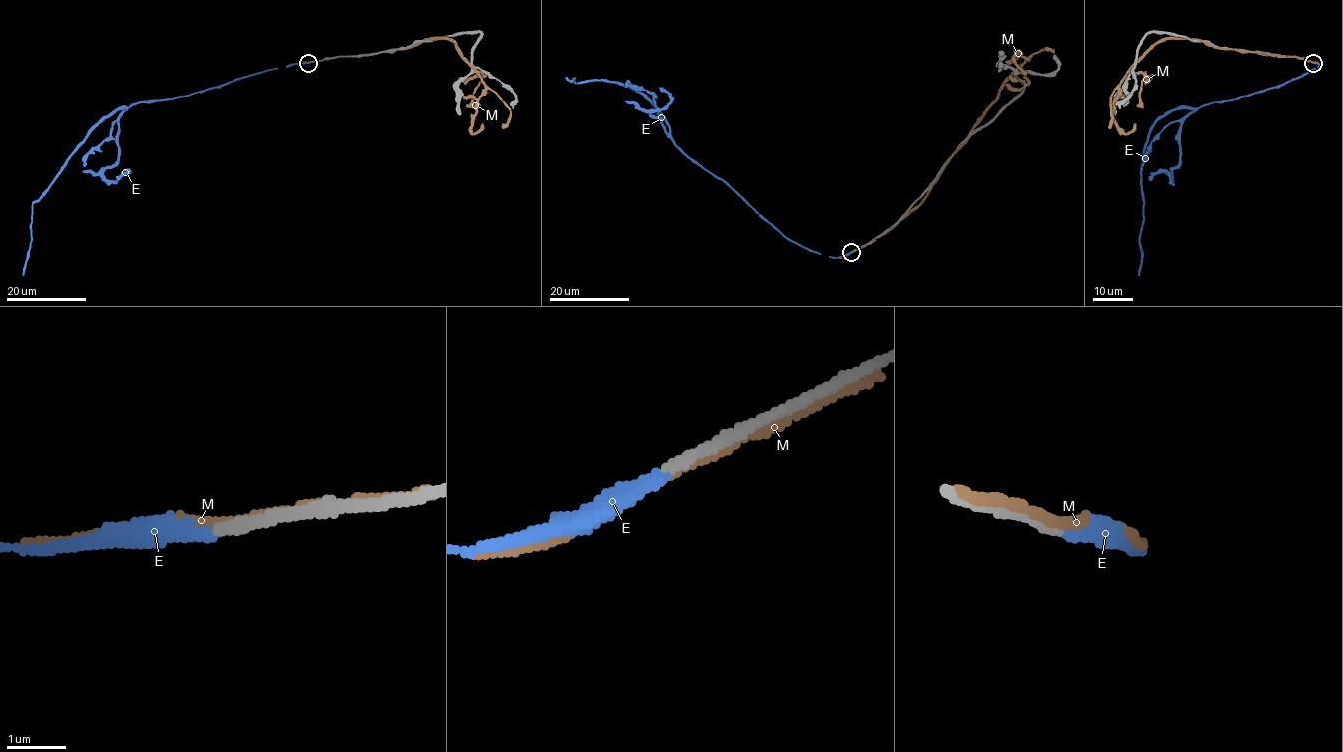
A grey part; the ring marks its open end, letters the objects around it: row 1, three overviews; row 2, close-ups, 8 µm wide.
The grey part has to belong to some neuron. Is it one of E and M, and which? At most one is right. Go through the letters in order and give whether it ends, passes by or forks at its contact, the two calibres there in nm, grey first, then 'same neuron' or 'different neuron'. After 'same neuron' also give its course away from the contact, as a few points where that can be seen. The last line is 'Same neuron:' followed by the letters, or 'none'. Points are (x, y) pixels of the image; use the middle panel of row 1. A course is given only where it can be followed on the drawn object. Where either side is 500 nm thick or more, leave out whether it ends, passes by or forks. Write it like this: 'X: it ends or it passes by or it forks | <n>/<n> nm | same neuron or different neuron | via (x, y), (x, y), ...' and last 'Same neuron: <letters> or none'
E: it ends | 190/240 nm | same neuron | via (851, 252), (830, 257), (788, 240), (693, 162), (638, 90), (566, 78)
M: it passes by | 190/160 nm | different neuron
Same neuron: E

